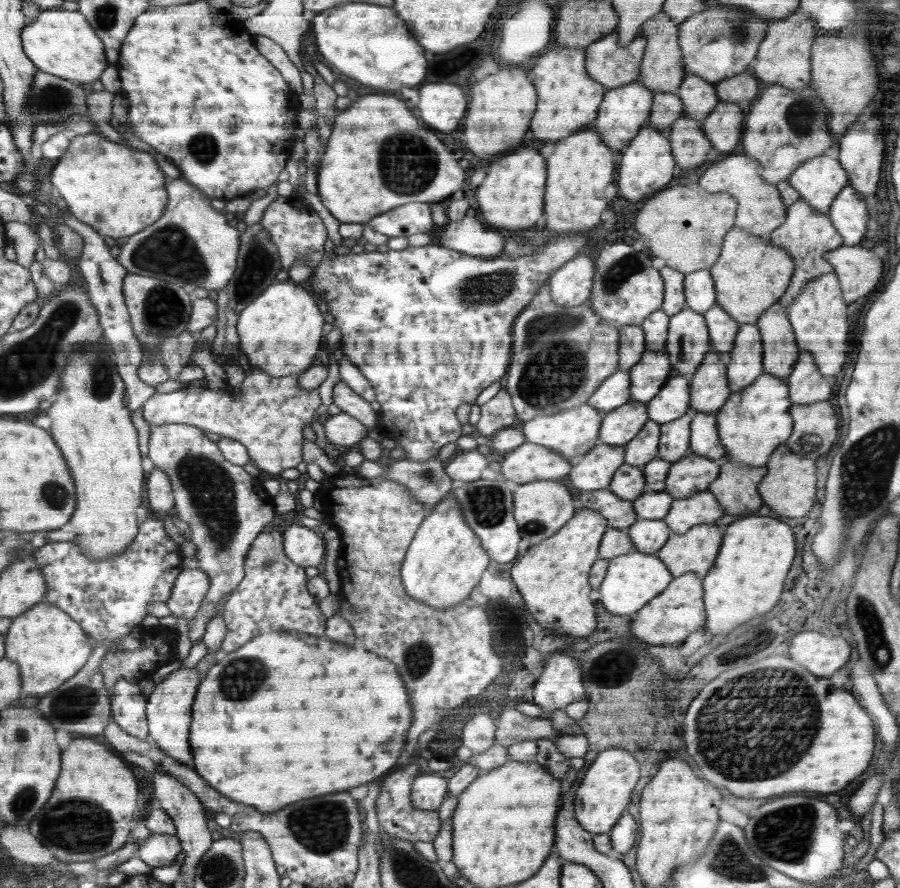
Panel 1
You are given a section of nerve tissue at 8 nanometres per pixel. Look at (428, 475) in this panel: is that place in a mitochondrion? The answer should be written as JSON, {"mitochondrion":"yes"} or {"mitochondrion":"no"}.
{"mitochondrion":"yes"}

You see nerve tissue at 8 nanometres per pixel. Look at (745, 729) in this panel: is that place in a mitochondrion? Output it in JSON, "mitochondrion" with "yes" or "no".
{"mitochondrion":"yes"}

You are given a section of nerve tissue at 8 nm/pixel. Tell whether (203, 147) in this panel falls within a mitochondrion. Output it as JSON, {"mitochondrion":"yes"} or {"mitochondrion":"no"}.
{"mitochondrion":"yes"}

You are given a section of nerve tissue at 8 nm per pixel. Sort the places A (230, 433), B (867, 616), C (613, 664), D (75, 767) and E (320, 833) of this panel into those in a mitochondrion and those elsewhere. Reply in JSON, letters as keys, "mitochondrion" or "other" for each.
{"A":"other","B":"mitochondrion","C":"mitochondrion","D":"other","E":"mitochondrion"}

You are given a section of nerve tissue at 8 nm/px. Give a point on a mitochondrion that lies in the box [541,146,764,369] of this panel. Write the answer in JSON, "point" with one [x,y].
{"point":[617,276]}

